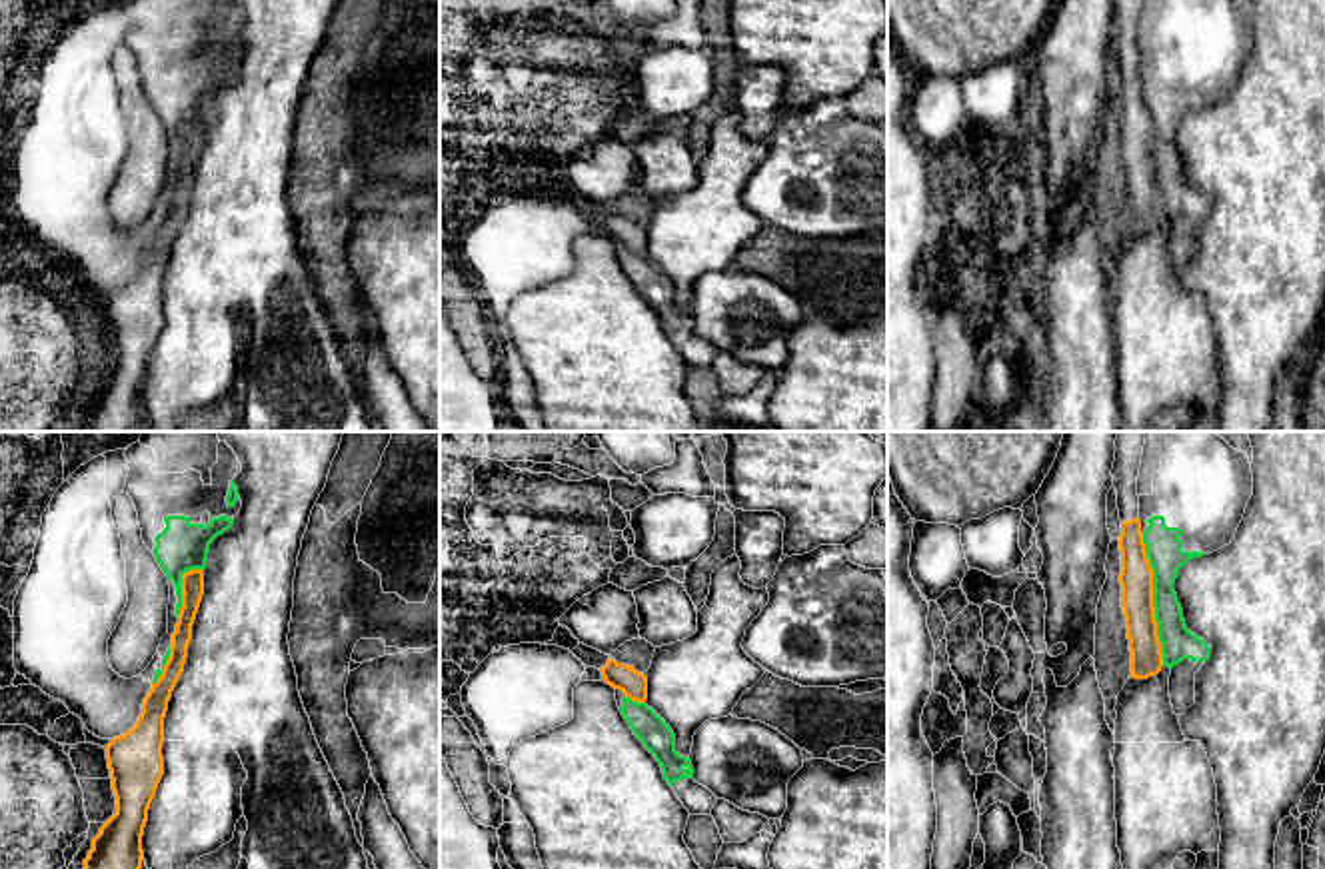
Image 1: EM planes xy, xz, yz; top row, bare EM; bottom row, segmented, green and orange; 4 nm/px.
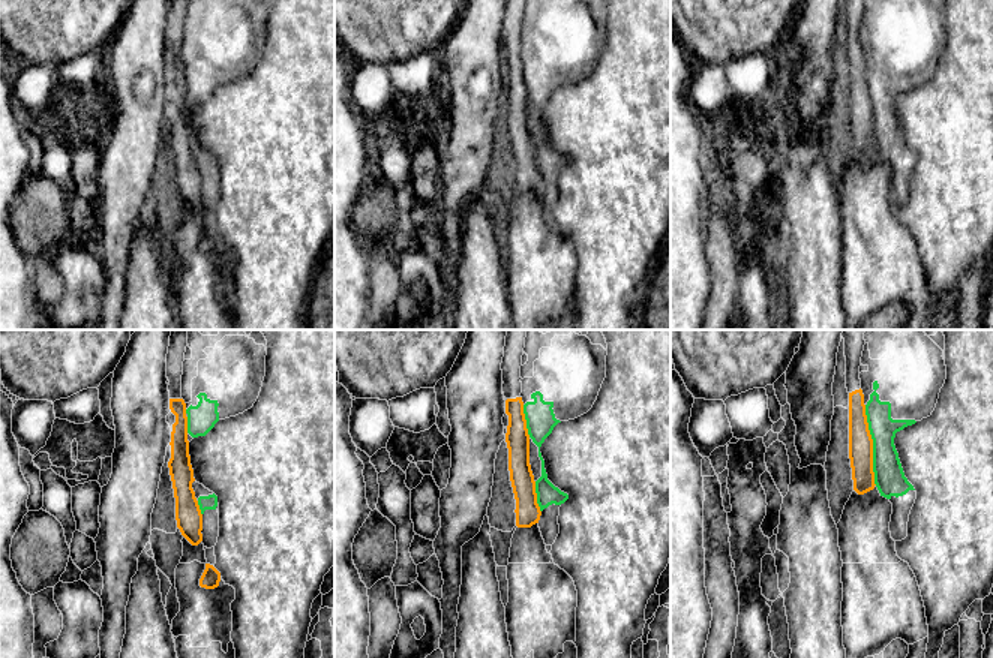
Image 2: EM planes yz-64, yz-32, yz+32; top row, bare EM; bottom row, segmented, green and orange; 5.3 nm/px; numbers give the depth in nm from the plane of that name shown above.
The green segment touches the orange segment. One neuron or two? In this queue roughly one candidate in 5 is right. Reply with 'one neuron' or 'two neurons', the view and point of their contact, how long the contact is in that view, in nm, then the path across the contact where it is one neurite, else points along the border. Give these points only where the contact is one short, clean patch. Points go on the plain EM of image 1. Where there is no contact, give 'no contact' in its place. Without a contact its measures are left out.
two neurons | yz (1154, 152) | 550 nm

